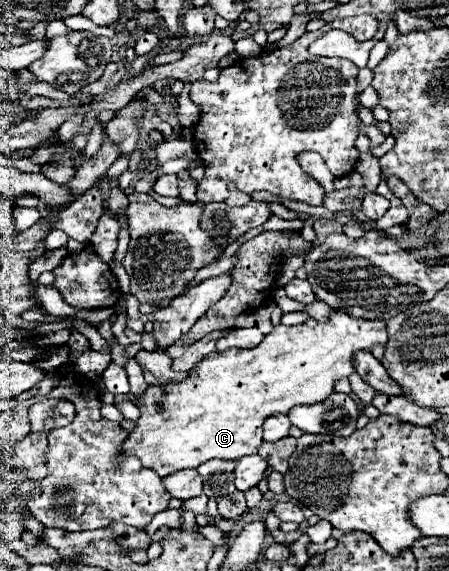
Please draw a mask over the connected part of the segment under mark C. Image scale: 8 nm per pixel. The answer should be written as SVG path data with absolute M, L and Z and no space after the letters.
M330 311L330 315L328 315L328 319L326 321L318 321L316 325L314 325L314 329L310 329L310 327L306 327L304 323L302 325L274 325L274 329L272 329L272 333L268 333L268 335L264 335L264 339L262 339L262 343L260 345L256 345L256 347L252 347L252 349L228 349L224 355L214 355L214 353L210 353L210 355L206 355L198 365L196 365L196 379L188 379L188 383L170 383L170 385L164 385L164 387L148 387L148 391L141 395L140 397L136 397L136 395L130 394L117 394L115 395L115 403L119 403L124 399L129 399L137 402L138 406L144 406L140 411L142 411L142 415L140 415L140 419L136 421L136 427L130 431L130 435L128 435L128 439L124 441L124 447L122 447L122 451L124 451L124 455L134 455L134 457L138 457L148 469L152 469L152 471L156 471L160 477L166 477L166 475L172 475L172 473L176 473L176 471L182 471L182 469L194 469L194 467L198 467L200 463L204 463L204 461L210 461L210 459L230 459L230 461L236 461L236 459L240 459L240 457L244 457L244 455L252 455L252 453L258 453L258 447L262 445L262 423L264 423L264 419L268 419L270 415L276 415L276 413L288 413L294 405L302 405L302 403L316 403L316 401L320 401L320 399L326 399L330 393L332 393L332 387L334 387L334 383L338 381L338 379L344 379L344 377L350 377L352 373L356 373L356 365L354 365L354 353L356 351L362 351L362 349L366 349L366 351L370 351L374 345L386 345L386 323L384 321L380 321L380 319L374 319L374 321L368 321L368 319L358 319L358 317L352 317L352 315L348 315L346 311Z

